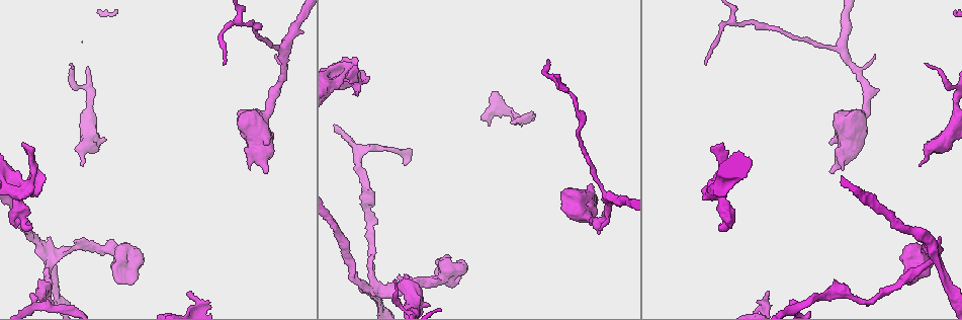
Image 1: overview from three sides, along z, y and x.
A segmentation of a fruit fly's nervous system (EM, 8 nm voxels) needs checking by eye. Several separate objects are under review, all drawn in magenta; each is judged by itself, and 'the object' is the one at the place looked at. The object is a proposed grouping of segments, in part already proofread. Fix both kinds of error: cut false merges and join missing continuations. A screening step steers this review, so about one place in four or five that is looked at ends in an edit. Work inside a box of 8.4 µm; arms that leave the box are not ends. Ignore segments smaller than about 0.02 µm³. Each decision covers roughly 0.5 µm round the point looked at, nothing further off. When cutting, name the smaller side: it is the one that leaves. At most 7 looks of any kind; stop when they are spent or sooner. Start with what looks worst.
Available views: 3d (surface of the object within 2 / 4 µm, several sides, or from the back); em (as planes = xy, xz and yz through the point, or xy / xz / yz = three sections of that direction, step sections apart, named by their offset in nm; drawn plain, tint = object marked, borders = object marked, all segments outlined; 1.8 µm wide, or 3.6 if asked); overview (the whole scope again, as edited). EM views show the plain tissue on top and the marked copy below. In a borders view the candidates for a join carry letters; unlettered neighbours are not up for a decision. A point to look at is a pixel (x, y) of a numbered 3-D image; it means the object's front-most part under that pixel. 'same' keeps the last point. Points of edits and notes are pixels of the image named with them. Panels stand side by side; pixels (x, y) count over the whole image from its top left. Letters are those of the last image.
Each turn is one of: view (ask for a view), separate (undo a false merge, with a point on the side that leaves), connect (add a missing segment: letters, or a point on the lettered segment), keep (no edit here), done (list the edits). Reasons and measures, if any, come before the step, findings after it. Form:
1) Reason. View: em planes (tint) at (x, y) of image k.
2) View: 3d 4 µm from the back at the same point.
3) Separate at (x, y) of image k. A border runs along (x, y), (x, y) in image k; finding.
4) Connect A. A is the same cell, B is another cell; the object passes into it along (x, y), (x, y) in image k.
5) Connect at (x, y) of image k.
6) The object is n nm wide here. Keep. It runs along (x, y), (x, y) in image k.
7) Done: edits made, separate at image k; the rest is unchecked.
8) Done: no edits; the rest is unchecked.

Branch stops here. View: 3d 2 µm at (720, 224) of image 1.

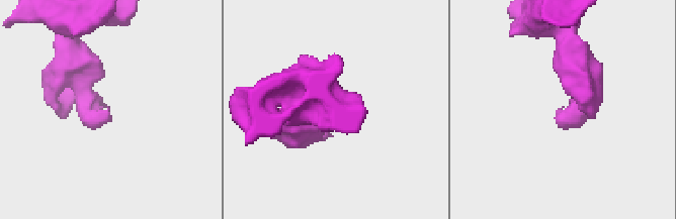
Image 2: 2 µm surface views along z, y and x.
Need the tissue. View: em xy step 16 (borders) at (109, 109) of image 2.

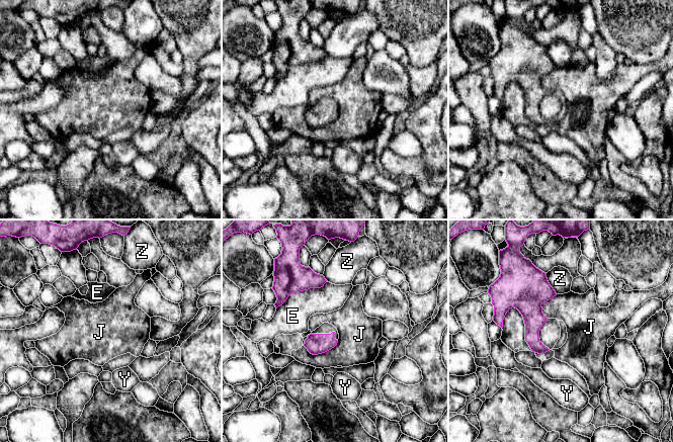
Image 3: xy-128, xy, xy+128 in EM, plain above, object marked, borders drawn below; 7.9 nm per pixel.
Another direction. View: em planes (borders) at the same point.

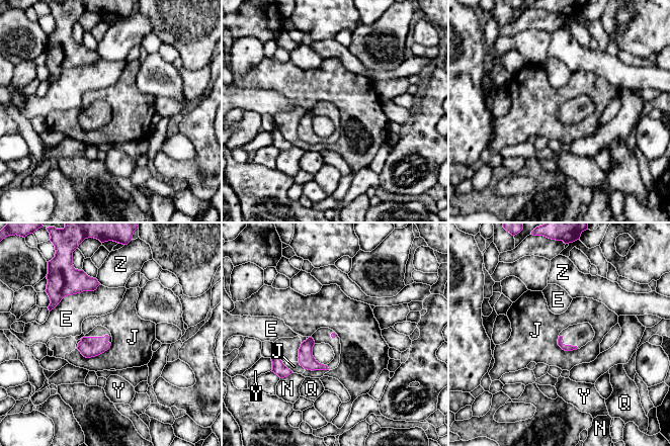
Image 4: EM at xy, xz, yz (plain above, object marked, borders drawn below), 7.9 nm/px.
Keep. E, J, N, Q, Y and Z are other cells; none of them fits.

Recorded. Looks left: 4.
View: 3d 2 µm at (511, 121) of image 1.

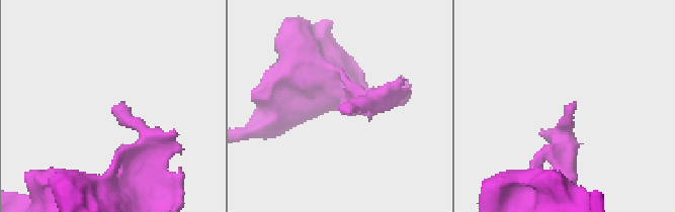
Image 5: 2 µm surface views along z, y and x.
Now the EM. View: em planes (borders) at (117, 108) of image 5.

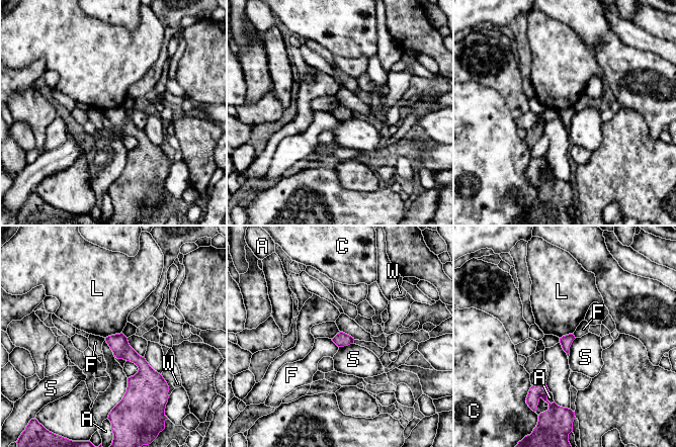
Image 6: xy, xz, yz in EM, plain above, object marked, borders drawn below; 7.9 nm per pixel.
The object is 100 nm wide here. Keep. A, C, F, L, S and W are other cells; a border runs along (121, 332), (108, 335), (105, 338) in image 6; none of them fits.

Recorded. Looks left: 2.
View: em planes (borders) at (357, 94) of image 1.

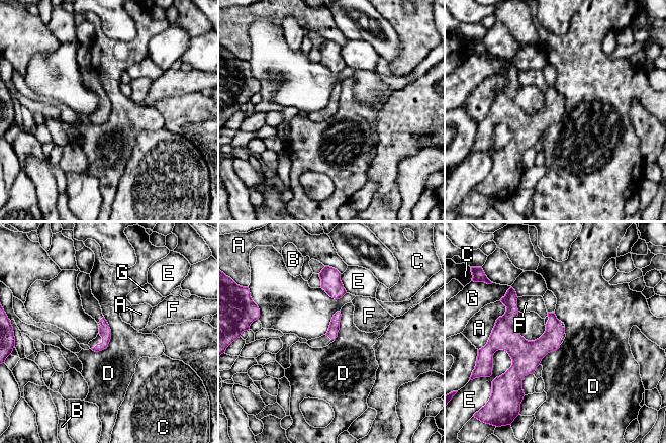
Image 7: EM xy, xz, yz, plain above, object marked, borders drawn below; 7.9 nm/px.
Keep. A, B, C, D, E, F and G are other cells; a border runs along (103, 317), (110, 341), (95, 352) in image 7; none of them fits.

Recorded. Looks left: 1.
Done: no edits; the rest is unchecked.

